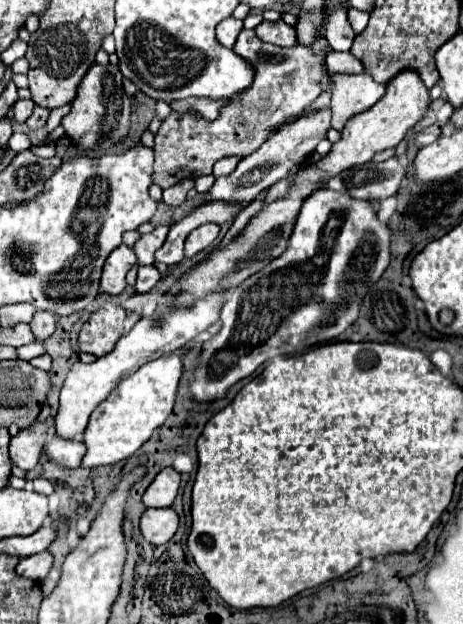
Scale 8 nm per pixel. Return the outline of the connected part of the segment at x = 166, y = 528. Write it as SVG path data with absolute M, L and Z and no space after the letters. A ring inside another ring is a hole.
M172 507L146 509L140 517L140 533L152 545L164 545L178 529L178 515Z

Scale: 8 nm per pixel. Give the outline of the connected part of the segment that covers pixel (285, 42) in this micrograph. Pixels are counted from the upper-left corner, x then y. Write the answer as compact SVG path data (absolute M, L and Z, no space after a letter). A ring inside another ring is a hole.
M262 21L254 31L258 39L278 47L294 47L298 43L294 27L286 25L284 21Z

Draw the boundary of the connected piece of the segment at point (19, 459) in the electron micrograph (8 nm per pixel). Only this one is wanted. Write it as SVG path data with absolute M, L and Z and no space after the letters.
M34 423L26 429L22 429L16 437L10 441L10 461L12 465L30 471L38 463L42 445L46 443L48 437L48 423Z

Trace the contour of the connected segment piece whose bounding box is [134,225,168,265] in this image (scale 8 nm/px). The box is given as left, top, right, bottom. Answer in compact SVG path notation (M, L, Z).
M160 225L152 233L146 233L136 241L134 253L136 253L140 265L152 265L154 263L154 253L164 245L166 235L168 235L168 225Z

